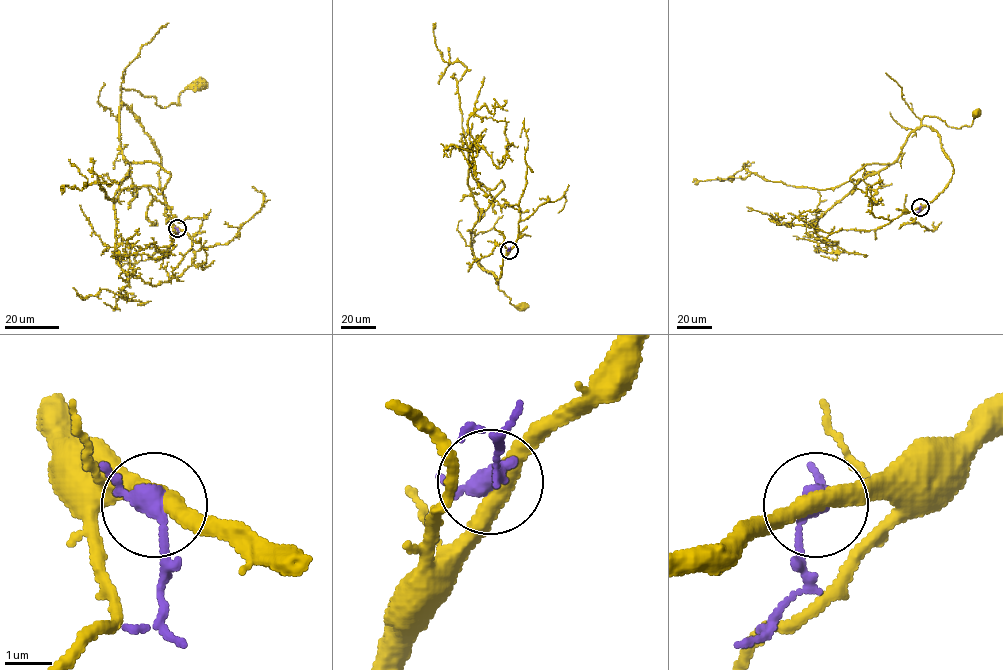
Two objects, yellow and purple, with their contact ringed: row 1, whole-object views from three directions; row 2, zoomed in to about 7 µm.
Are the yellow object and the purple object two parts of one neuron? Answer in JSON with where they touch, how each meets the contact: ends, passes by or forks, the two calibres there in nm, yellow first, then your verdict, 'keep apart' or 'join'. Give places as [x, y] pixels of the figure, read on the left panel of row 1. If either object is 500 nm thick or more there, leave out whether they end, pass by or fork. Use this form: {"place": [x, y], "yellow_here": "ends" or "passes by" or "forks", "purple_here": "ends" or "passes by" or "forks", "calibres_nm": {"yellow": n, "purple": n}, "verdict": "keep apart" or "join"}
{"place": [177, 228], "yellow_here": "passes by", "purple_here": "passes by", "calibres_nm": {"yellow": 380, "purple": 320}, "verdict": "keep apart"}

